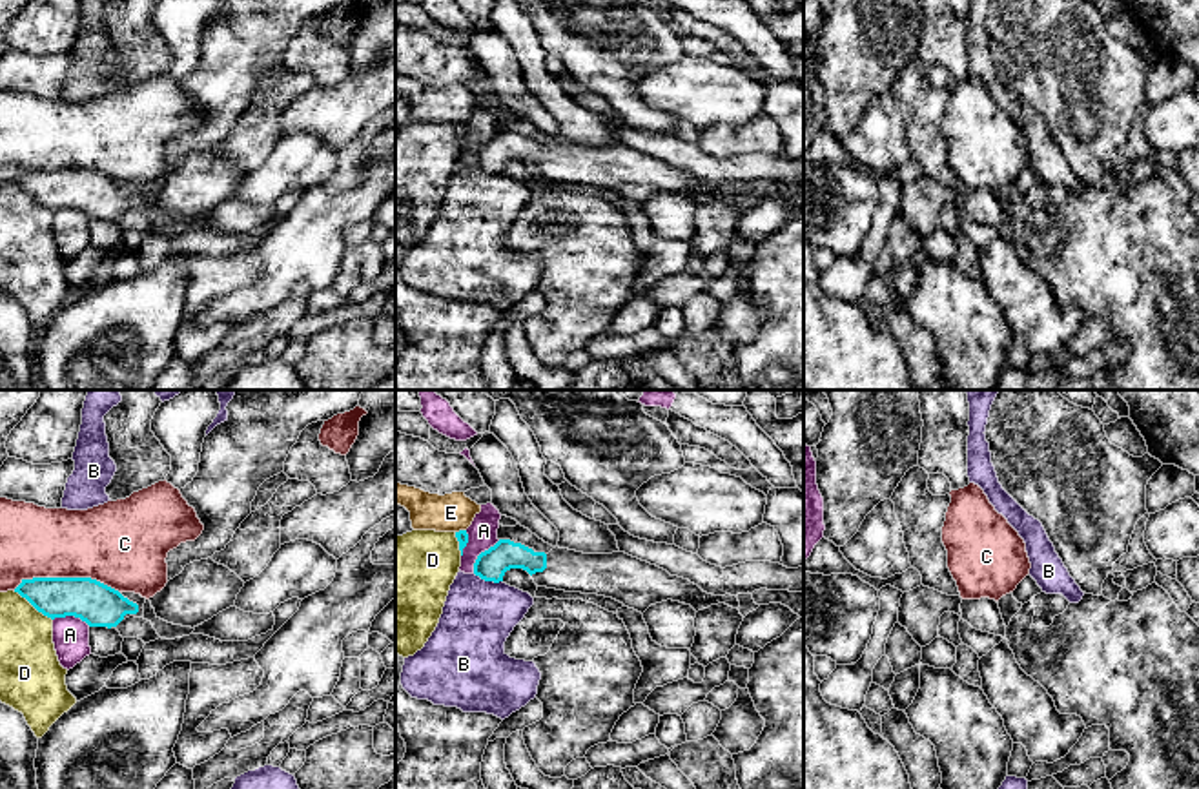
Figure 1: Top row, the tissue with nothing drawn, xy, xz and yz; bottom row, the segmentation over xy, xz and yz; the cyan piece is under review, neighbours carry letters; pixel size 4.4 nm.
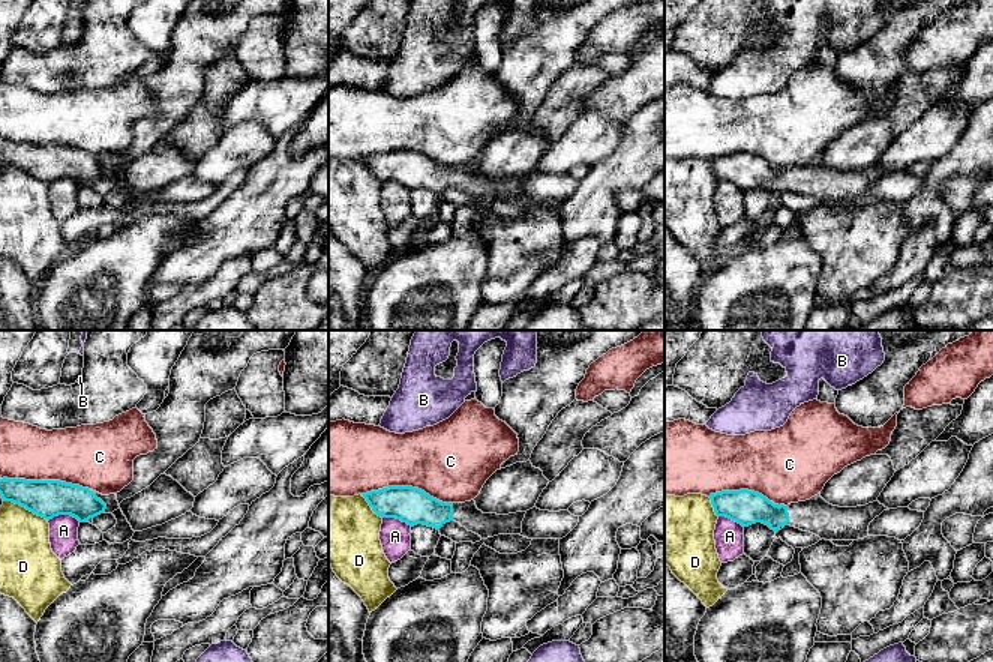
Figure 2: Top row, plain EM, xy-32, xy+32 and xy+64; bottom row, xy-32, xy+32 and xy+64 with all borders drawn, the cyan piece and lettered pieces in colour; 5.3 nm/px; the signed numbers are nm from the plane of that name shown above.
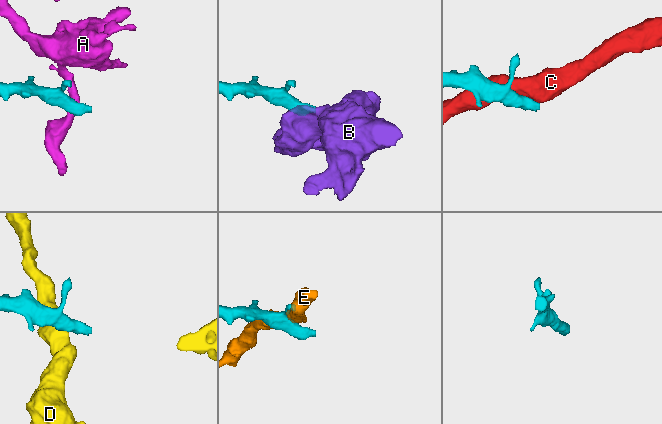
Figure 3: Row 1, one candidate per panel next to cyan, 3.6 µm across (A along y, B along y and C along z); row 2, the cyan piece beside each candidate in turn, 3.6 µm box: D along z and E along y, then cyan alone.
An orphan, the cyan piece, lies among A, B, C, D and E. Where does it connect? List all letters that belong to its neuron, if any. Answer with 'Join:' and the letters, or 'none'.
Join: none

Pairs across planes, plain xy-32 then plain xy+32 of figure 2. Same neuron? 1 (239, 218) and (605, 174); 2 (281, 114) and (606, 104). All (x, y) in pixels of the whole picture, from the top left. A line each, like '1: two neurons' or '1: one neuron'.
1: one neuron
2: one neuron

